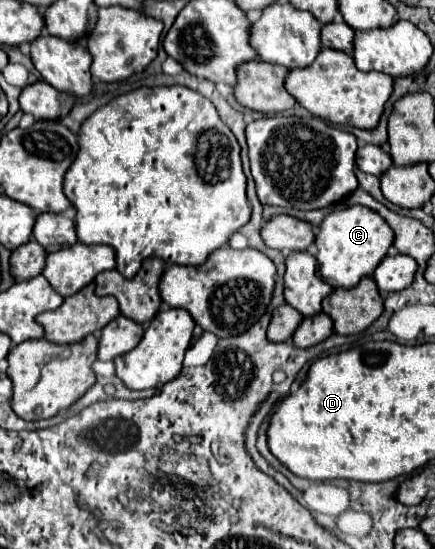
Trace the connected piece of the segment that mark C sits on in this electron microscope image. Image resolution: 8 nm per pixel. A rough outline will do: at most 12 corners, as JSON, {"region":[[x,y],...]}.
{"region":[[364,205],[332,211],[314,239],[322,279],[372,275],[392,231]]}

